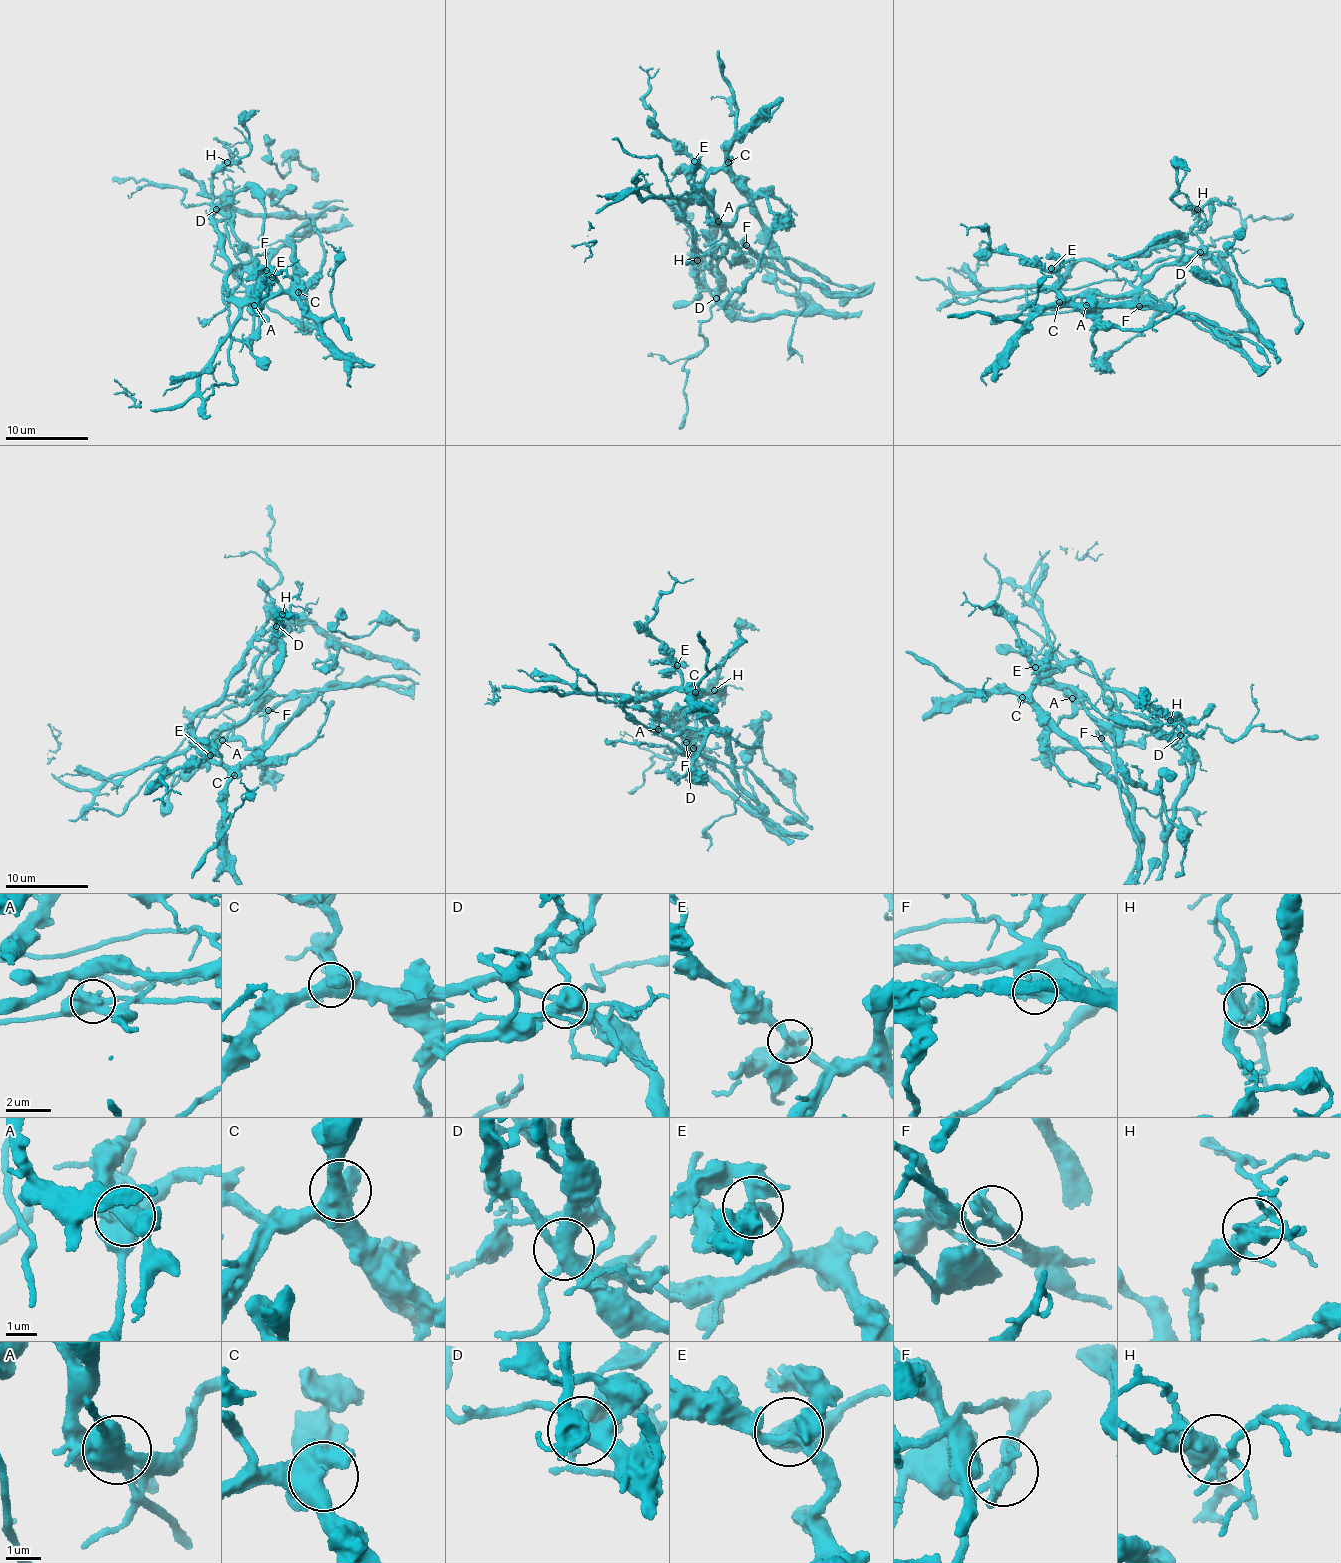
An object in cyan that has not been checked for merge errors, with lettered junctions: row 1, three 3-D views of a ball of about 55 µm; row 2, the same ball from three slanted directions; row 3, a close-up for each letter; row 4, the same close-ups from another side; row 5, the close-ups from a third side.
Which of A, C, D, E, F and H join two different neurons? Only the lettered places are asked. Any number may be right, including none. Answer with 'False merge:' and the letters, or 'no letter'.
False merge: A, D, F

